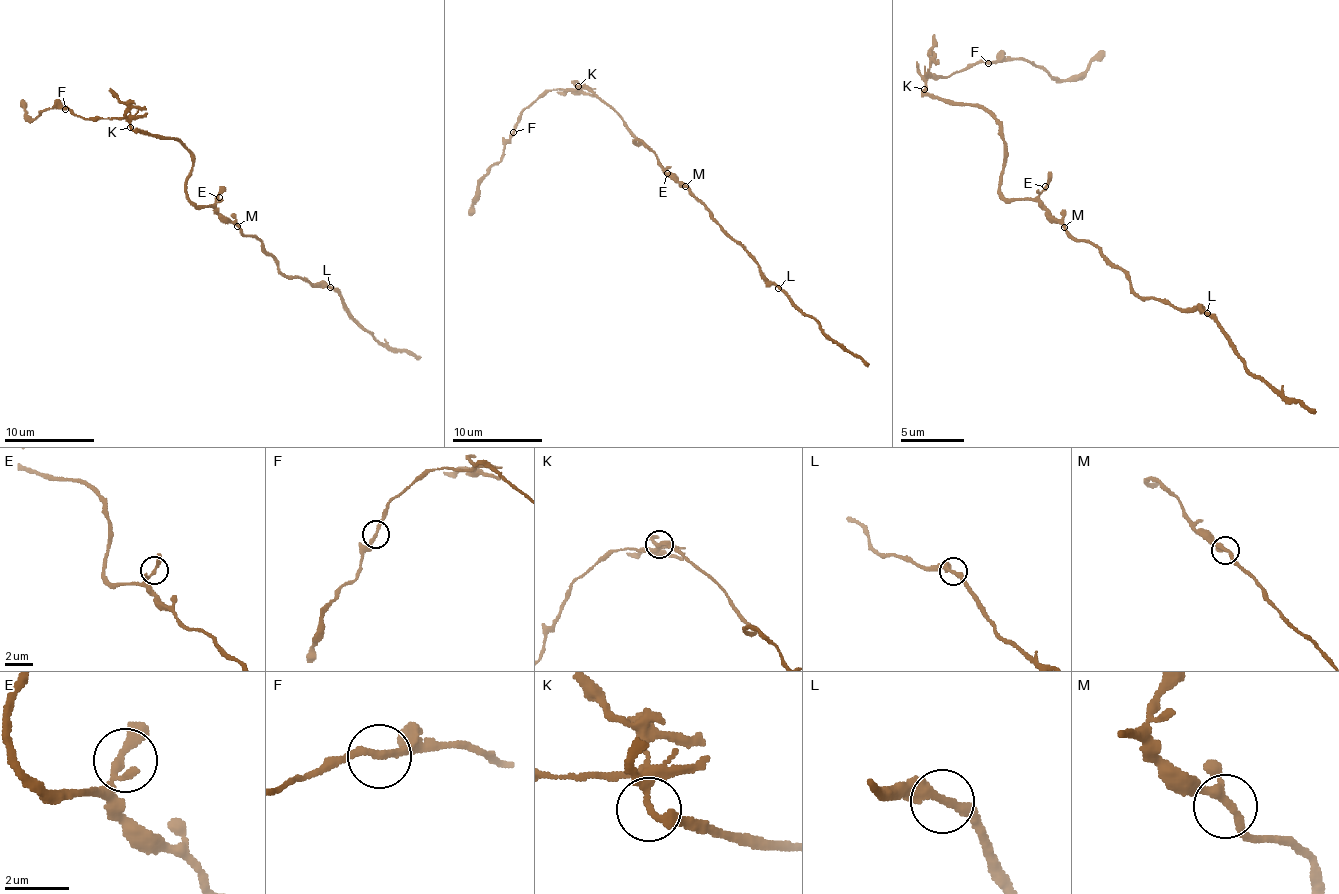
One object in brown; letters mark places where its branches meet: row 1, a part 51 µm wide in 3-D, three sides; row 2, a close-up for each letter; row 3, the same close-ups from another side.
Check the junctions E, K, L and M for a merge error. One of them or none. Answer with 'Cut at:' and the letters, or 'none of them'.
Cut at: K

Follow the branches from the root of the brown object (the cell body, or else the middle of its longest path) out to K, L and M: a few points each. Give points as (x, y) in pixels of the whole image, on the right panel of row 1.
K: (1014, 199), (1001, 193), (1001, 126), (979, 107), (941, 101), (925, 88)
L: (1014, 199), (1033, 199), (1077, 240), (1090, 240), (1140, 297), (1156, 297), (1184, 310), (1207, 313)
M: (1014, 199), (1033, 199), (1064, 227)

